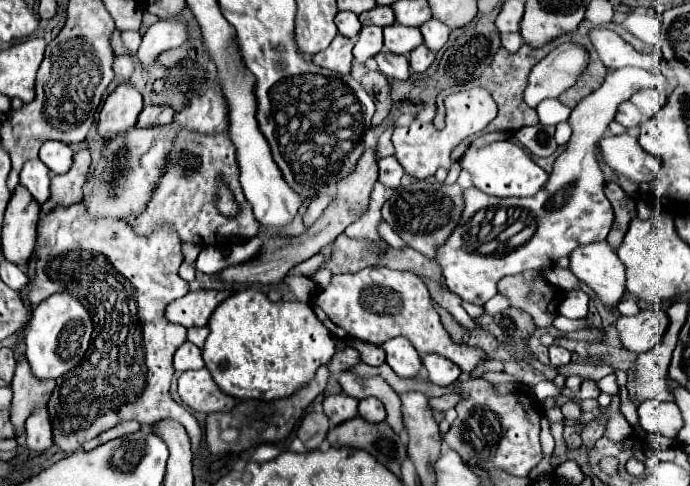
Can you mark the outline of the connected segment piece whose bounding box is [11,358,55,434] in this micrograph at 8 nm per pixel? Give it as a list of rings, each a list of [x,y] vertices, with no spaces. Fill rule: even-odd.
[[[27,358],[17,360],[15,378],[11,382],[13,388],[13,402],[11,402],[11,422],[17,434],[23,432],[25,420],[31,414],[33,406],[45,406],[53,388],[55,380],[39,380],[33,376]]]

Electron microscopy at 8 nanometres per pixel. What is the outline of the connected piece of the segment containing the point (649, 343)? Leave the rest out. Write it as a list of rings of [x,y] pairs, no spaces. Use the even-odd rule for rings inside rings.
[[[649,304],[637,316],[621,316],[617,320],[621,344],[637,354],[653,350],[667,332],[667,326],[669,316],[659,304]]]

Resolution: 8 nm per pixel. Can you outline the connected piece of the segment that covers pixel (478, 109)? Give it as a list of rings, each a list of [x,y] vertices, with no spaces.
[[[481,86],[447,96],[445,108],[447,108],[447,118],[445,118],[443,130],[437,130],[433,124],[425,124],[419,120],[413,120],[409,126],[395,126],[395,132],[393,132],[395,156],[397,156],[399,164],[405,168],[405,172],[417,180],[425,180],[425,178],[433,176],[437,172],[437,168],[449,170],[453,162],[449,158],[451,150],[467,136],[479,134],[497,116],[495,100],[491,98],[489,90],[485,90]]]

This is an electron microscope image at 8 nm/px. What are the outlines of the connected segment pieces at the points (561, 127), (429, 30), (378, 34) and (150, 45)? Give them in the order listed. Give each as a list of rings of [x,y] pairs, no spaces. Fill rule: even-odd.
[[[559,122],[557,124],[557,132],[555,132],[555,140],[563,146],[563,144],[567,144],[569,142],[569,138],[571,138],[571,126],[569,126],[569,122]]]
[[[431,18],[429,22],[425,22],[421,26],[421,34],[423,34],[423,40],[425,40],[425,46],[429,46],[429,50],[437,52],[449,38],[449,32],[451,28],[445,26],[441,20],[437,18]]]
[[[363,26],[355,48],[353,48],[353,56],[357,62],[365,62],[367,58],[379,54],[383,50],[383,28],[381,26]]]
[[[181,18],[159,20],[145,32],[141,48],[137,50],[137,58],[147,68],[149,64],[153,64],[157,54],[181,46],[189,38],[189,32],[191,32],[189,24],[183,22]]]

